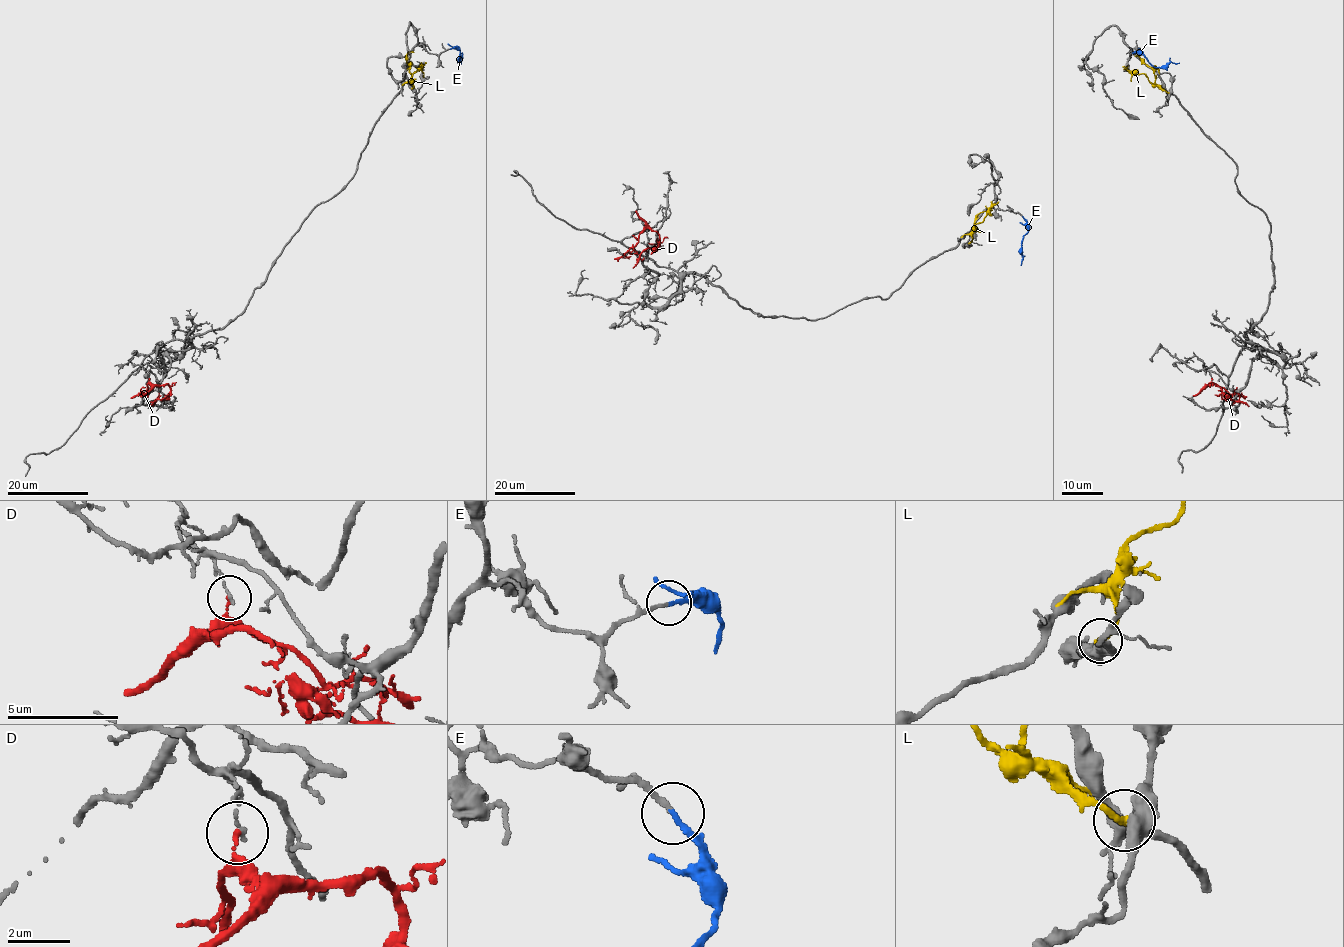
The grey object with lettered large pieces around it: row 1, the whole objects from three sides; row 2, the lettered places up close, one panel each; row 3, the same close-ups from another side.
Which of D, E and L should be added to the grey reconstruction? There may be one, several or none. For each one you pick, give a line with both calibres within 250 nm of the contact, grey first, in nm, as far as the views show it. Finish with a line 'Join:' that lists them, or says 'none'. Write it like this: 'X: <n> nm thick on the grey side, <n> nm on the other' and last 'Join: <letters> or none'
E: 160 nm thick on the grey side, 170 nm on the other
Join: E

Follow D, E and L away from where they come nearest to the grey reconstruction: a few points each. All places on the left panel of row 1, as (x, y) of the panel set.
D: (149, 379), (154, 386), (168, 384), (170, 389), (163, 399), (156, 400), (153, 405)
E: (451, 48), (459, 50), (458, 62), (462, 57)
L: (412, 88), (410, 79), (427, 62)

